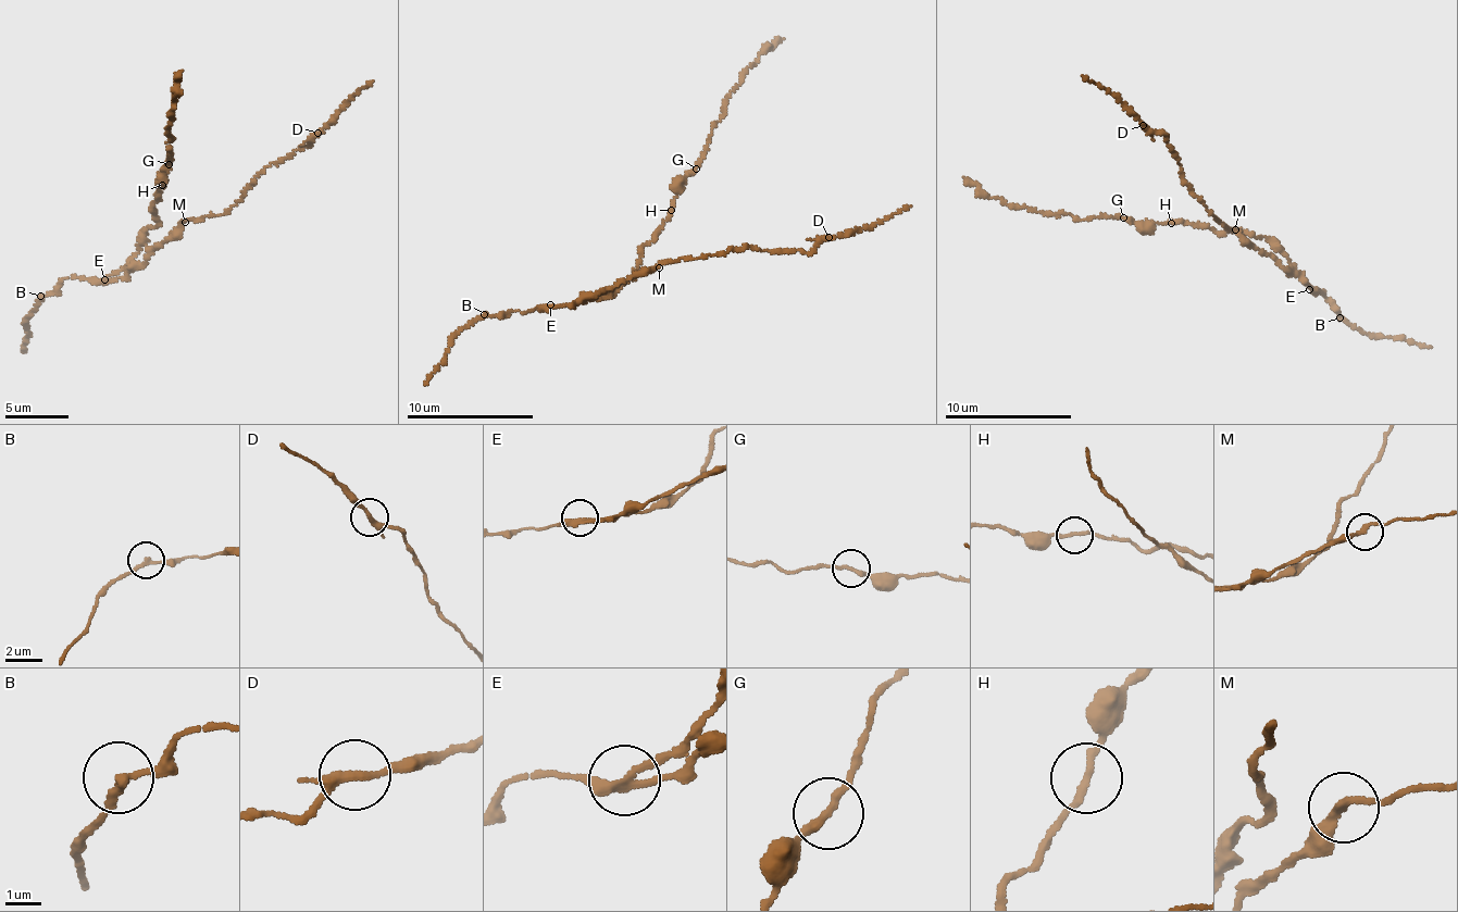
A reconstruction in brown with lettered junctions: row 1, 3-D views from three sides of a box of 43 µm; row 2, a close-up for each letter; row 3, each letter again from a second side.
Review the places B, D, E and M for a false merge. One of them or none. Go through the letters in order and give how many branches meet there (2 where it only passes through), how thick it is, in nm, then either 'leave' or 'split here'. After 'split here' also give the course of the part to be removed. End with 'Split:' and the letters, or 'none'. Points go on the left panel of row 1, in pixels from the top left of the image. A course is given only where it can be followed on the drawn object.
B: branches 2; calibre 220 nm; leave
D: branches 3; calibre 200 nm; leave
E: branches 3; calibre 220 nm; split here; course (103, 279), (127, 270), (148, 226), (157, 222), (151, 209), (171, 152), (165, 134), (183, 71)
M: branches 2; calibre 200 nm; leave
Split: E

